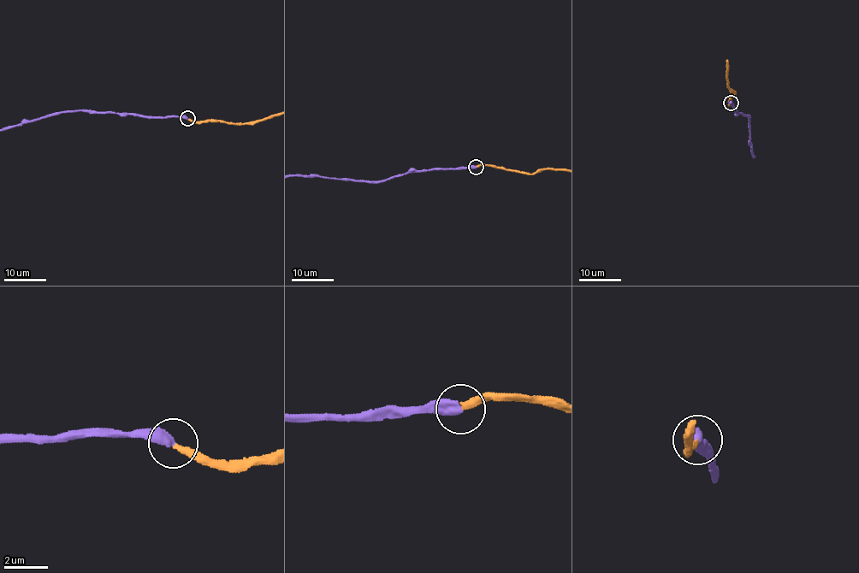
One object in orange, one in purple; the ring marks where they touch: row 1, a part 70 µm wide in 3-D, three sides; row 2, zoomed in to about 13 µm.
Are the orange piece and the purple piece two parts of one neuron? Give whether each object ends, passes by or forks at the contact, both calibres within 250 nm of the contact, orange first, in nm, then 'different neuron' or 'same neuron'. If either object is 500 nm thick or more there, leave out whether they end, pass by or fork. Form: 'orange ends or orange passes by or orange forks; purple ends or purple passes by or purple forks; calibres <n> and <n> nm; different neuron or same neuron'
calibres 320 and 550 nm; same neuron

